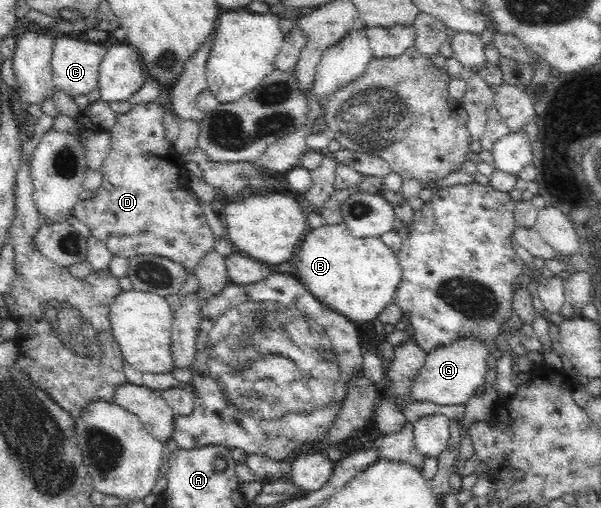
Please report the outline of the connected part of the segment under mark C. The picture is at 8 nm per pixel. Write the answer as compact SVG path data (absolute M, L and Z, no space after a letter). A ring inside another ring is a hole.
M55 37L51 51L52 80L67 95L87 95L98 87L98 68L106 47L99 42Z

